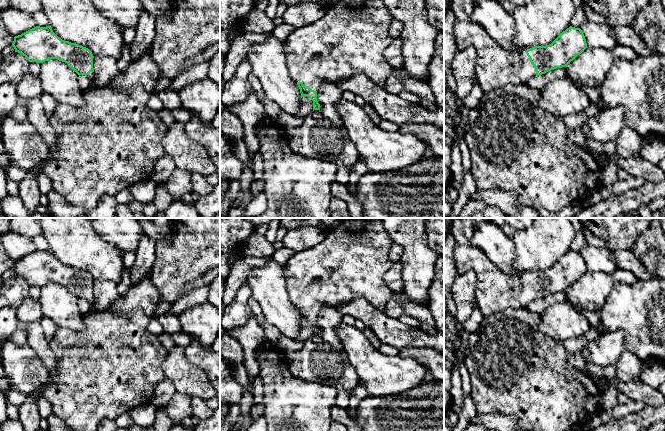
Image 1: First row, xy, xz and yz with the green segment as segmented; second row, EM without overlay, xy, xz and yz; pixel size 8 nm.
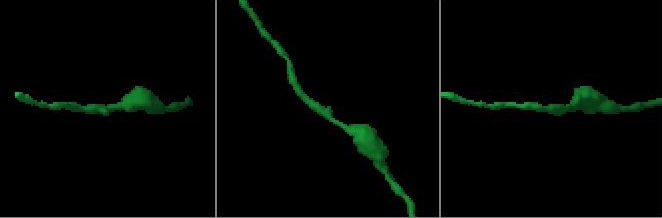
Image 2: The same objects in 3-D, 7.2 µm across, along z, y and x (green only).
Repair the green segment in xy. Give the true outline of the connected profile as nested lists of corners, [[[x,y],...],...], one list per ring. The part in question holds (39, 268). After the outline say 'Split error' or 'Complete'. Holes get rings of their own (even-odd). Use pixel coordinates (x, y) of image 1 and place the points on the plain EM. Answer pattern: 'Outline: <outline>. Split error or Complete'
Outline: [[[36,250],[15,260],[12,270],[29,286],[43,287],[49,283],[65,286],[78,299],[94,303],[93,278],[81,269],[59,262],[50,250]]]. Split error

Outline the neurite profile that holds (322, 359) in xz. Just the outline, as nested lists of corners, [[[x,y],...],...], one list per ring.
[[[323,307],[317,315],[320,333],[306,340],[300,350],[287,353],[286,364],[298,379],[331,385],[351,395],[361,382],[336,334],[342,318],[336,307]]]

